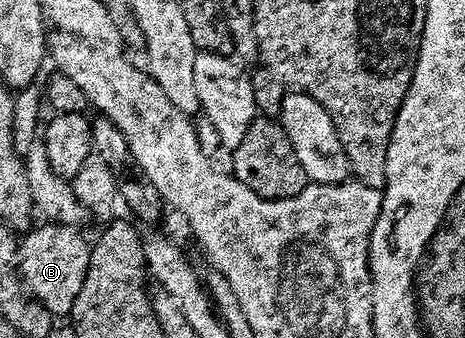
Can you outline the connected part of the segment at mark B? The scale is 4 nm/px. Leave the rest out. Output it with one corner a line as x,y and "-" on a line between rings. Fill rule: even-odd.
46,224
50,226
42,226
31,229
28,237
34,241
34,246
25,247
24,257
20,262
20,281
27,291
33,297
37,298
42,305
50,309
50,313
55,316
66,316
70,313
70,304
72,296
80,292
80,288
86,279
88,272
88,264
90,263
91,243
85,242
80,235
77,234
75,227
70,224

